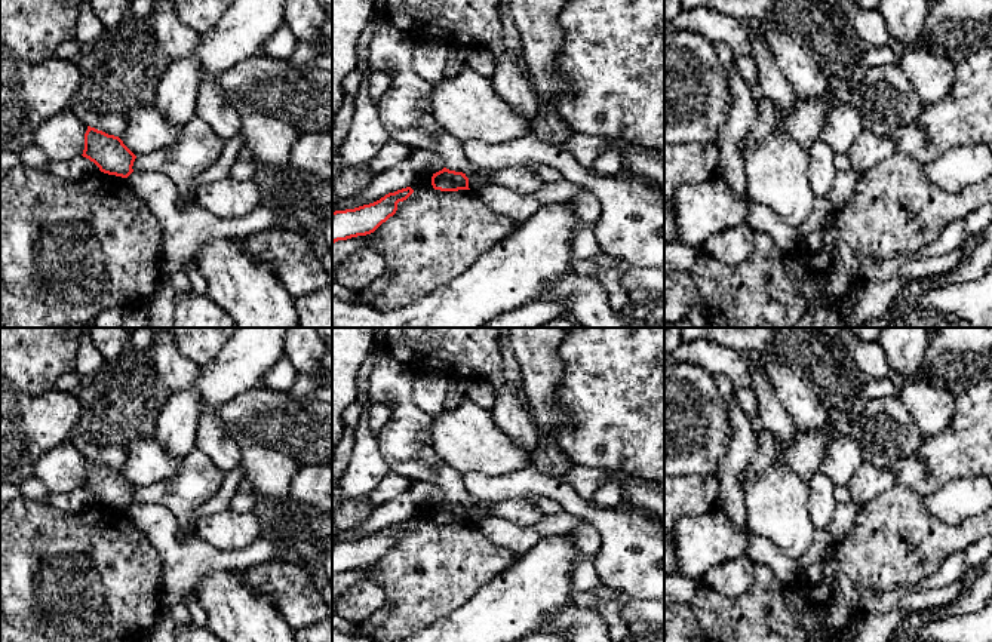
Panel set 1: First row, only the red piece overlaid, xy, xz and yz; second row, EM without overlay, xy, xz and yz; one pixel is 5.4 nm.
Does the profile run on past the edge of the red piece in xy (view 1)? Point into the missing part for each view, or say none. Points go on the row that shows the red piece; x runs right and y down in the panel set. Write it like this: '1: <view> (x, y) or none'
1: none

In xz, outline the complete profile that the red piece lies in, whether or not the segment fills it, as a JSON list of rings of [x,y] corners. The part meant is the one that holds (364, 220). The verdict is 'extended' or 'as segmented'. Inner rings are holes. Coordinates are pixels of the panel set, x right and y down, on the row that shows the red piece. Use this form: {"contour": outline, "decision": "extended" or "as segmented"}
{"contour": [[[406,187],[374,203],[332,212],[332,243],[374,233],[396,214],[397,203],[406,200],[412,193],[414,190]]], "decision": "as segmented"}

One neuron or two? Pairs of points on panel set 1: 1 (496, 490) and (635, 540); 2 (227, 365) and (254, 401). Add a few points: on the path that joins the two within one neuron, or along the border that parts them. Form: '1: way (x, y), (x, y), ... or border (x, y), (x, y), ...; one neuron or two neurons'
1: way (530, 487), (561, 491), (576, 506), (601, 519); one neuron
2: border (258, 386), (232, 396), (218, 408); two neurons

